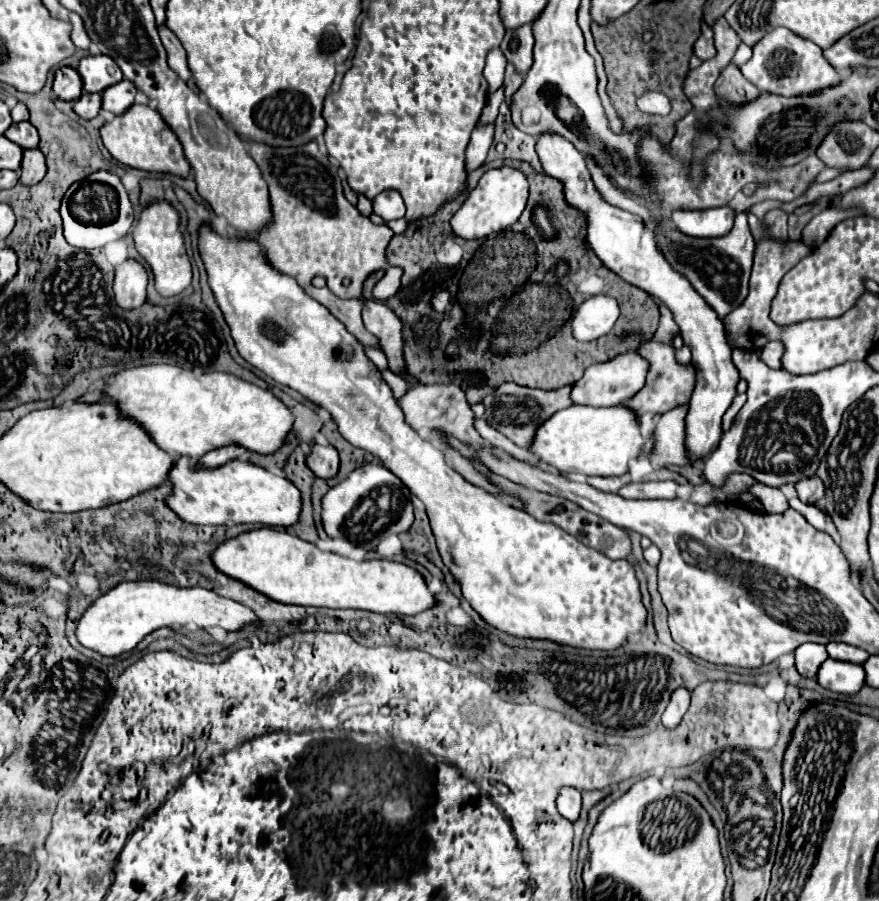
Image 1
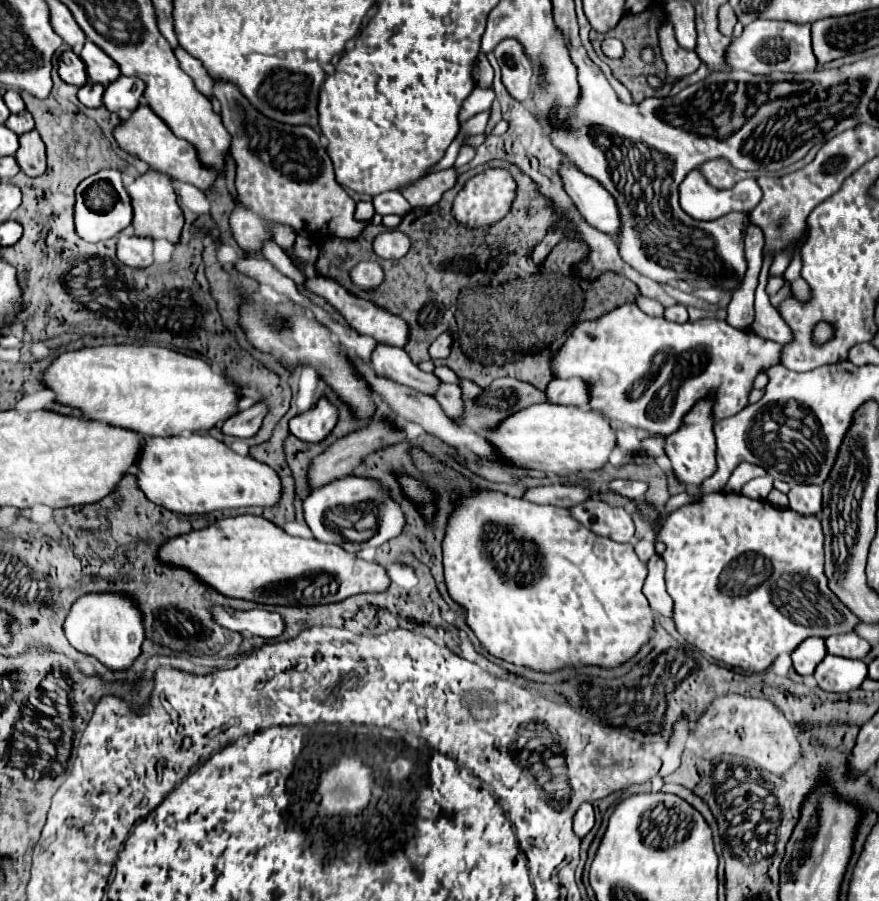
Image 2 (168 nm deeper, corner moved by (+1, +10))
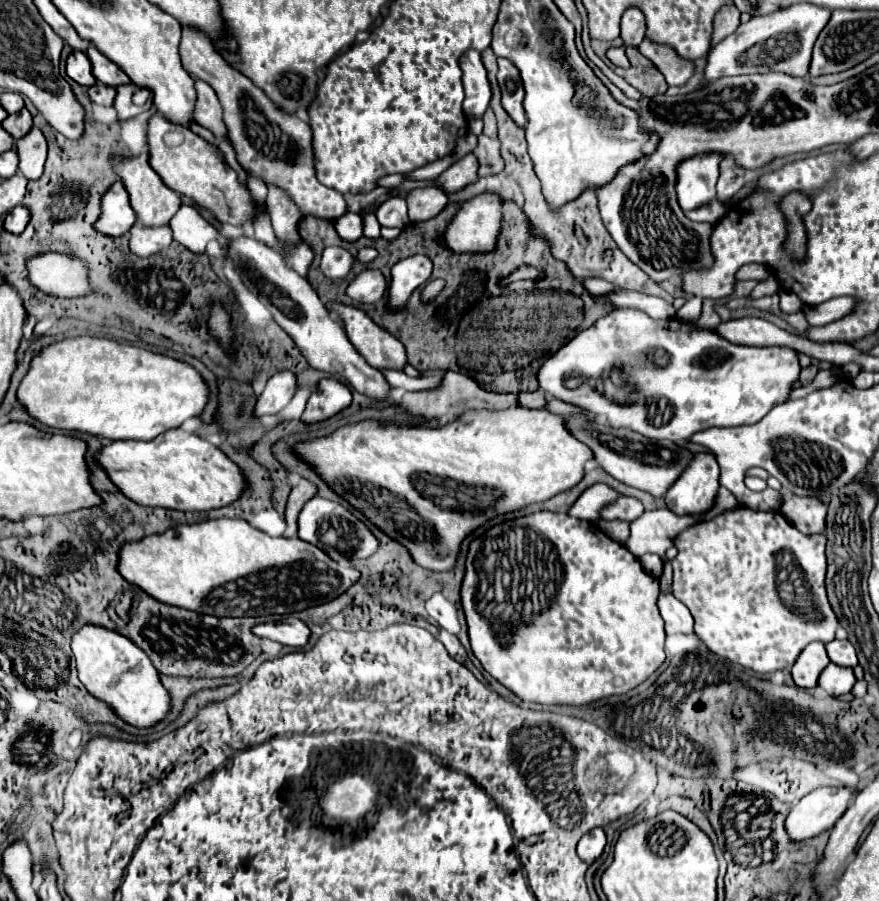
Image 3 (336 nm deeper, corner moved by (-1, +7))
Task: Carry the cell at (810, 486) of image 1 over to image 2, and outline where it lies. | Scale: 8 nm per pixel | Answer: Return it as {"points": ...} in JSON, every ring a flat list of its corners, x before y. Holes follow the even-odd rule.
{"points":[[795,485,787,493,789,509,799,515,819,515,821,511,821,487,817,485]]}

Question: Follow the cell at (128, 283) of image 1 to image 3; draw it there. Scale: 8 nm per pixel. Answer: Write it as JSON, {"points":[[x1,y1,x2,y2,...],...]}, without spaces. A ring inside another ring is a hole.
{"points":[[135,224,129,232,131,232,129,248,139,258,149,258,149,256,165,250,173,240,169,226,165,226,165,228,143,228,141,224]]}

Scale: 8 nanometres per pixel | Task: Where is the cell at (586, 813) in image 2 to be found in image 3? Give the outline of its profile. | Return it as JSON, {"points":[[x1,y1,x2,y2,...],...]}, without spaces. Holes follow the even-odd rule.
{"points":[[593,828,593,830,585,832,585,836,579,840,577,854,581,860,591,864,595,858,601,856,603,848,605,848,605,832,603,832,603,828]]}

